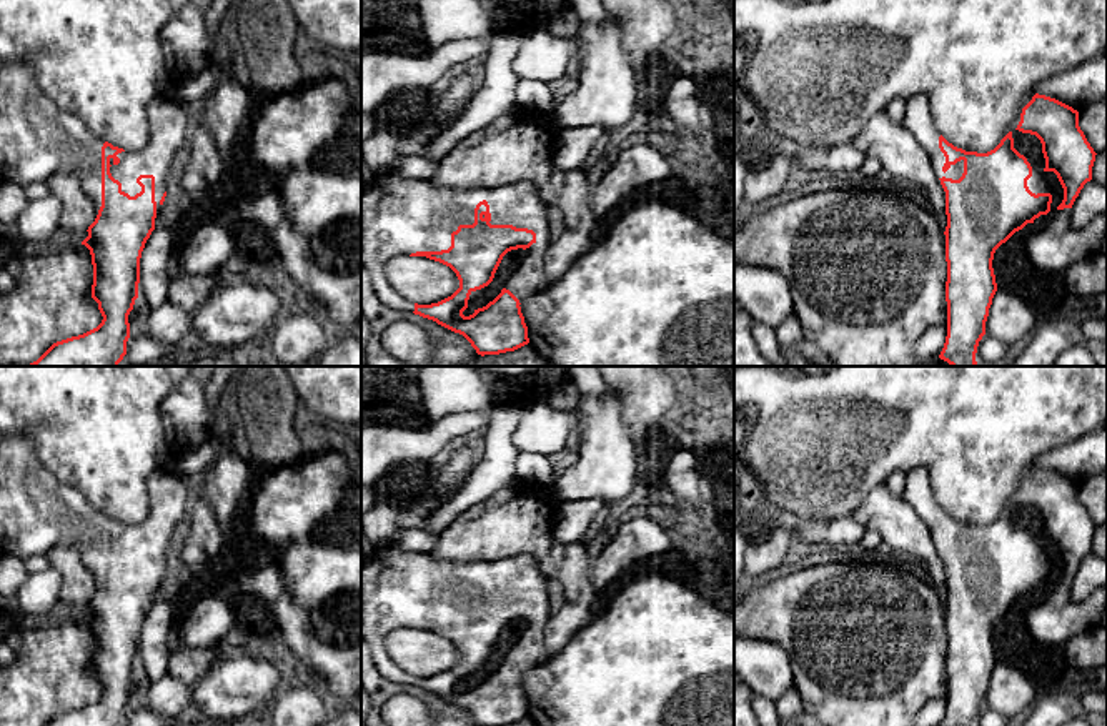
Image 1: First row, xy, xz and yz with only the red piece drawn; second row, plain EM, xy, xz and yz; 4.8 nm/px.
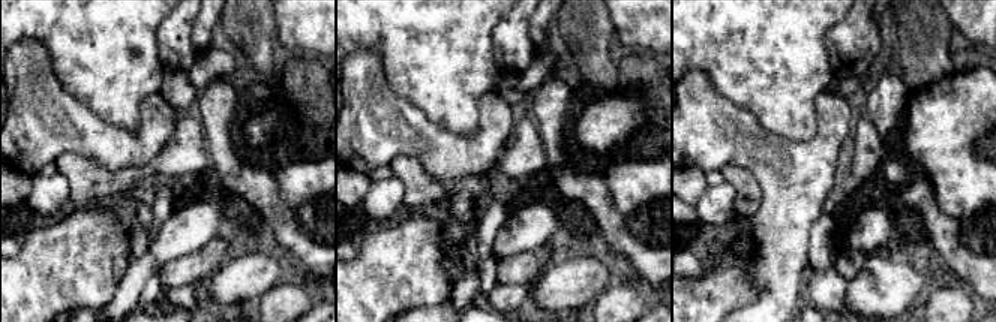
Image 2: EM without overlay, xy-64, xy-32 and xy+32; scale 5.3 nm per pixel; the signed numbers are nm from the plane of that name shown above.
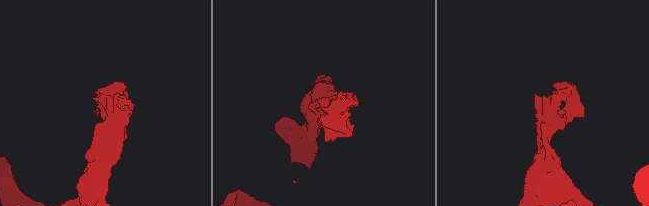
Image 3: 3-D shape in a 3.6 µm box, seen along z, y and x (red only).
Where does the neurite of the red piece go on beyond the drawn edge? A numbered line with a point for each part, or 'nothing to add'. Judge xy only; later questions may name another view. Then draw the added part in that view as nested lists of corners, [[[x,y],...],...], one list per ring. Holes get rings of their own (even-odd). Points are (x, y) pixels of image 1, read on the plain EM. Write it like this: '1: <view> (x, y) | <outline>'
1: xy (167, 493) | [[[163,468],[151,473],[146,480],[146,495],[150,500],[146,520],[118,526],[118,538],[110,531],[110,546],[122,556],[122,564],[130,569],[141,564],[141,559],[137,556],[140,548],[153,548],[158,586],[161,581],[160,573],[166,564],[173,531],[188,513],[186,488],[180,475]]]

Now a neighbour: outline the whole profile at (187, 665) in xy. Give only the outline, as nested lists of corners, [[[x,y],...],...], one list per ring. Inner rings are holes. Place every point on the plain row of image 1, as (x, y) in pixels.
[[[230,643],[205,648],[183,648],[171,654],[166,673],[190,686],[206,673],[215,659],[228,653],[231,653]]]

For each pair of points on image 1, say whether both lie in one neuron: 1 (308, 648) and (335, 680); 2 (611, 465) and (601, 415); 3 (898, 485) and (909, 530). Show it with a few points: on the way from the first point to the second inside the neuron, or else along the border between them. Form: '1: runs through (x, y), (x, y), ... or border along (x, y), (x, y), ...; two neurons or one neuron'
1: runs through (317, 656), (332, 671); one neuron
2: runs through (606, 453), (601, 427); one neuron
3: border along (884, 483), (901, 498); two neurons

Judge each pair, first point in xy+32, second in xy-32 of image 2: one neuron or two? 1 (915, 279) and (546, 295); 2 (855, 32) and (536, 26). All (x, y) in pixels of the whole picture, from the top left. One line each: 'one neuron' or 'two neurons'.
1: one neuron
2: two neurons

